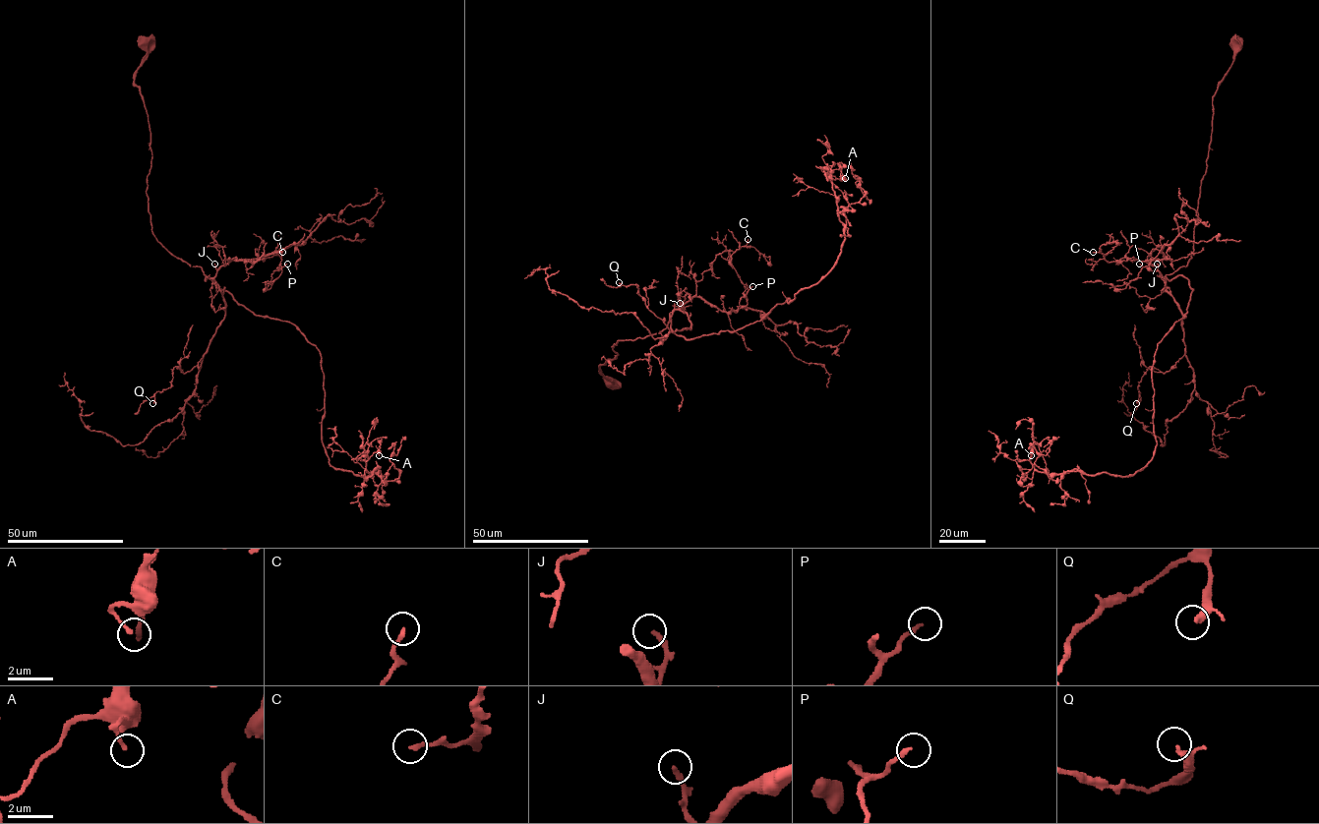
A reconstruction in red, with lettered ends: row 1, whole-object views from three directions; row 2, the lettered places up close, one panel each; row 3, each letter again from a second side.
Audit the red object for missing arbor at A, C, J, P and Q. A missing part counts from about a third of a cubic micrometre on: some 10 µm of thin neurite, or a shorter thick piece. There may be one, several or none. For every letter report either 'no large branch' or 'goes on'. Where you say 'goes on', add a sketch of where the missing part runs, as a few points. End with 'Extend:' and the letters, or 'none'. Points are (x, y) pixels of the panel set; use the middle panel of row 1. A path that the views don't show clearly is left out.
A: no large branch
C: no large branch
J: goes on | (680, 303), (670, 282), (661, 288), (656, 285)
P: goes on | (752, 286), (768, 288)
Q: no large branch
Extend: J, P

